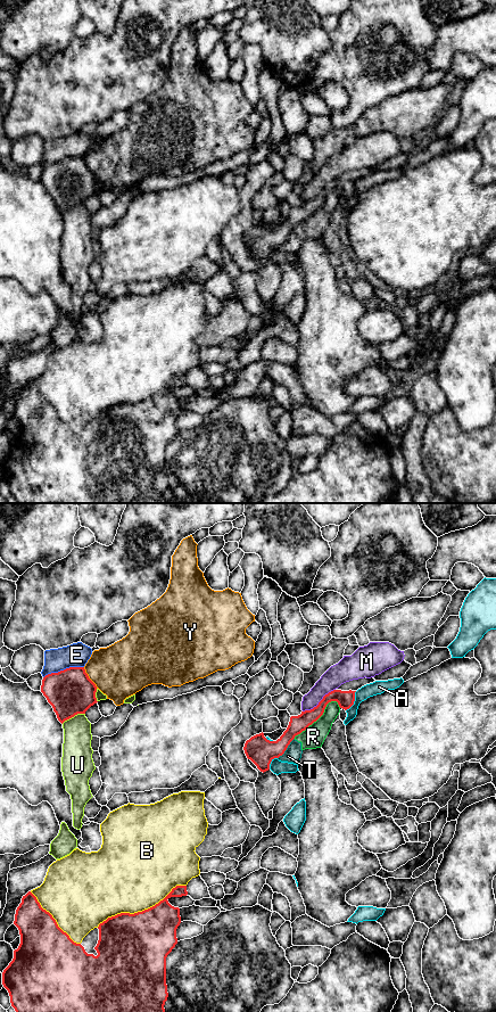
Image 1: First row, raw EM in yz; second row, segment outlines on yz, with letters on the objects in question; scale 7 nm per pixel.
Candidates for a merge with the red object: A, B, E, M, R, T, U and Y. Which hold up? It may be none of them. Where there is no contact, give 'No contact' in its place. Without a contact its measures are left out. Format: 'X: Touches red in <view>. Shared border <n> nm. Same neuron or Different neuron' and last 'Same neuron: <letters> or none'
A: Touches red in yz. Shared border 160 nm. Different neuron
B: Touches red in yz. Shared border 700 nm. Different neuron
E: Touches red in yz. Shared border 300 nm. Different neuron
M: Touches red in yz. Shared border 280 nm. Different neuron
R: Touches red in yz. Shared border 400 nm. Different neuron
T: Touches red in yz. Shared border 190 nm. Different neuron
U: Touches red in yz. Shared border 180 nm. Different neuron
Y: Touches red in yz. Shared border 180 nm. Different neuron
Same neuron: none

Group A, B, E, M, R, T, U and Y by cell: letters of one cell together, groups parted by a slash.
A / B / E / M / R T / U / Y

